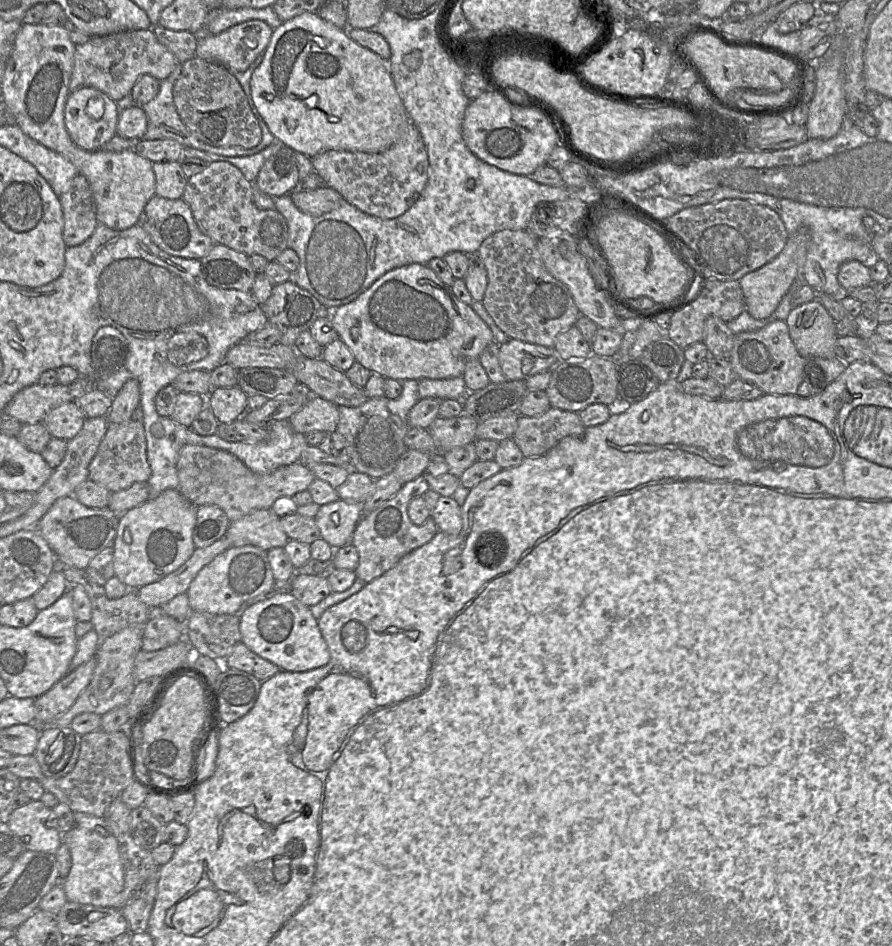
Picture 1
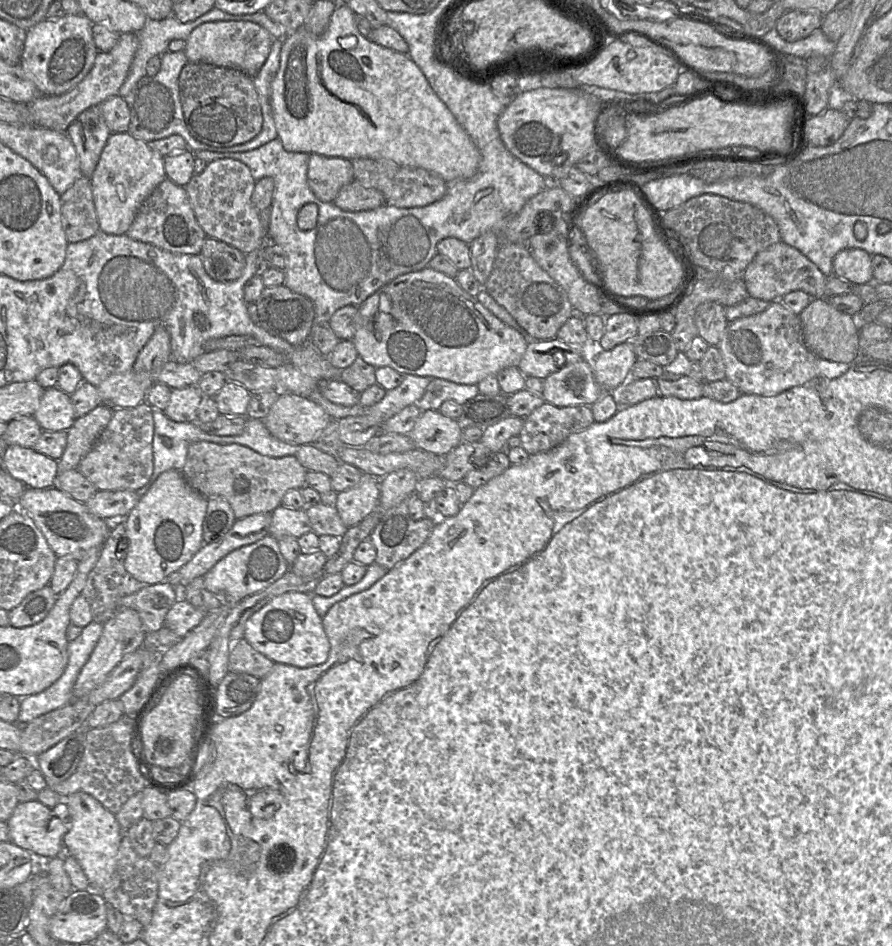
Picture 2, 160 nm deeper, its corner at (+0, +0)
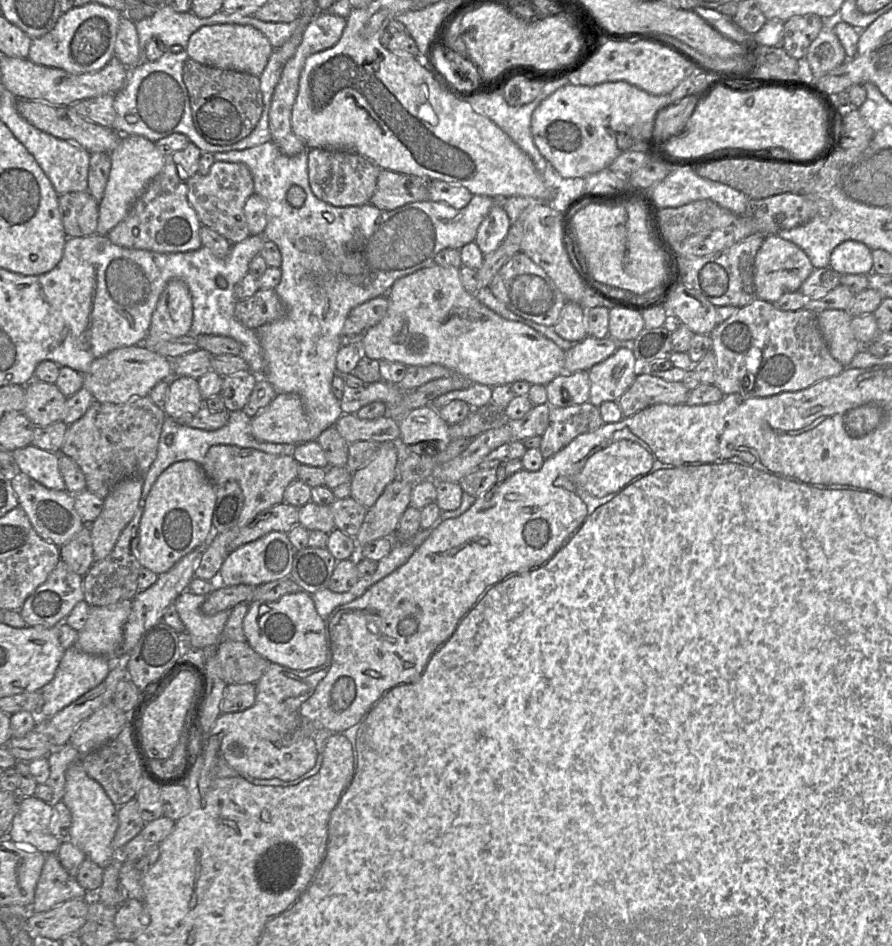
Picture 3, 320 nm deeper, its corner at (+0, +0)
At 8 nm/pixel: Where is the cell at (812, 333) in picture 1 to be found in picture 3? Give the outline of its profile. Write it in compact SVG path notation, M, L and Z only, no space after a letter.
M823 310L817 321L830 354L841 365L848 366L862 349L851 330L852 316L845 310Z

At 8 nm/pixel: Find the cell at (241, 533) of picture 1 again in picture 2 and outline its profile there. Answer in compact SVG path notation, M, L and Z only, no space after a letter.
M280 505L271 513L269 535L276 539L284 536L292 536L298 539L311 530L305 509L294 510Z

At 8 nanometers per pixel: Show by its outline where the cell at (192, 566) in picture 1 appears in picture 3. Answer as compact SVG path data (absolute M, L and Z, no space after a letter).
M285 502L263 510L229 543L229 553L270 532L289 532L293 526L299 523L298 512L298 507Z

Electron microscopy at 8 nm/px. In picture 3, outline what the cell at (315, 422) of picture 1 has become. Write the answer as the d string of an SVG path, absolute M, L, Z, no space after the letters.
M279 393L251 420L251 434L260 442L294 447L303 443L308 419L301 398L294 393Z

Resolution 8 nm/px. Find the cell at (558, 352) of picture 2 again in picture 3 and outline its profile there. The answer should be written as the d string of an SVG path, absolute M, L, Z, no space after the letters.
M586 336L582 341L565 351L564 373L588 371L592 366L611 356L620 345L622 344L610 336L602 339Z

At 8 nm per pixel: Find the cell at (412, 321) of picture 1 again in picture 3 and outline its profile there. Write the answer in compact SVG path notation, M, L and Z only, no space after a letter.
M433 264L398 279L386 294L388 309L383 319L370 327L361 342L363 355L375 360L400 362L406 366L439 364L466 377L472 383L495 387L516 381L547 385L564 373L565 351L533 328L507 320L465 289L459 268Z

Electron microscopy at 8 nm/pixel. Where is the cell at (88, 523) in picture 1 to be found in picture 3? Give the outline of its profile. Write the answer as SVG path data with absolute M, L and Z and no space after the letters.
M15 470L10 476L19 507L24 510L40 537L60 547L85 526L75 510L73 494L66 490L48 489L18 470Z

